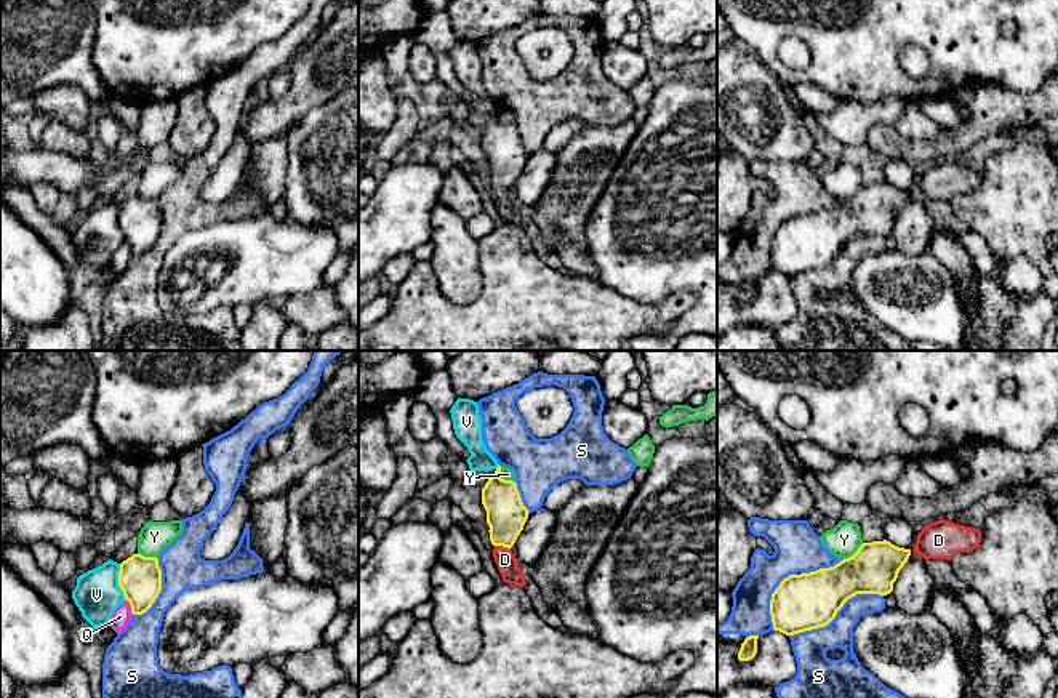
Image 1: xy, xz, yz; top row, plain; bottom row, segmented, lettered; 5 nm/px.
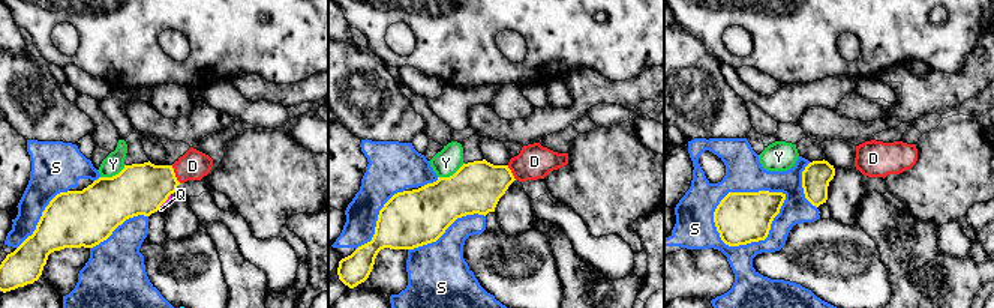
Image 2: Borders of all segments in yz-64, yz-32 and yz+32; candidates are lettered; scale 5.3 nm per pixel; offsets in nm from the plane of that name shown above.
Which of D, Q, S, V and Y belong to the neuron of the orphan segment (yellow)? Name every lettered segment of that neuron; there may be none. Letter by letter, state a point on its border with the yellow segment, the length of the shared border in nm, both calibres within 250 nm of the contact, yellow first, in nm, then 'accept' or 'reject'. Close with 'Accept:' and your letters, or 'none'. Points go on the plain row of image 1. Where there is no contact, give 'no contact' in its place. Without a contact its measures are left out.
D: xz (503, 188) | 80 nm | 200/100 nm | accept
Q: xy (132, 248) | 90 nm | 220/90 nm | reject
S: yz (836, 255) | 500 nm | 280/170 nm | reject
V: xy (119, 223) | 190 nm | 220/220 nm | reject
Y: xz (503, 120) | 120 nm | 200/60 nm | reject
Accept: D

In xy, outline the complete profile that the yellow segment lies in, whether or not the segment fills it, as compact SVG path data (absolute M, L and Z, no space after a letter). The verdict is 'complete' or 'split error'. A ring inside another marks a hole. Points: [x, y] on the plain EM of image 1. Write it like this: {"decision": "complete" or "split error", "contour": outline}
{"decision": "complete", "contour": "M133 195L120 205L118 227L133 256L146 255L162 232L162 211L157 199Z"}

